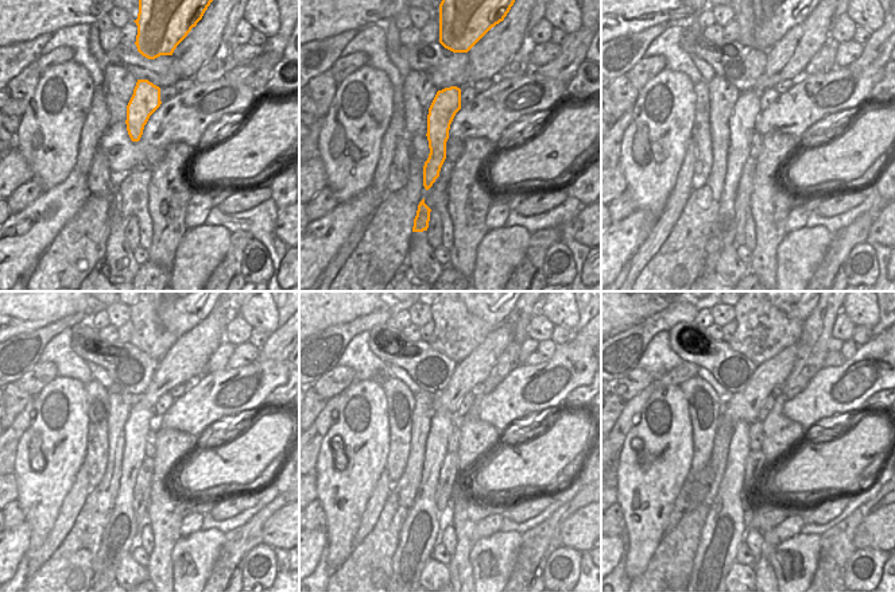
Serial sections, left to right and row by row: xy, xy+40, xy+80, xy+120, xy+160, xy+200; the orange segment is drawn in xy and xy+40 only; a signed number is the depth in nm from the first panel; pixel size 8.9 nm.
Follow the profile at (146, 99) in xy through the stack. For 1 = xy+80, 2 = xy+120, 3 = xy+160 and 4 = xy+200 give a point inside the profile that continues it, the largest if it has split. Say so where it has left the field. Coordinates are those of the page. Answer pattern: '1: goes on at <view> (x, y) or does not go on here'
1: goes on at xy+80 (743, 119)
2: goes on at xy+120 (121, 527)
3: goes on at xy+160 (419, 531)
4: goes on at xy+200 (725, 526)

